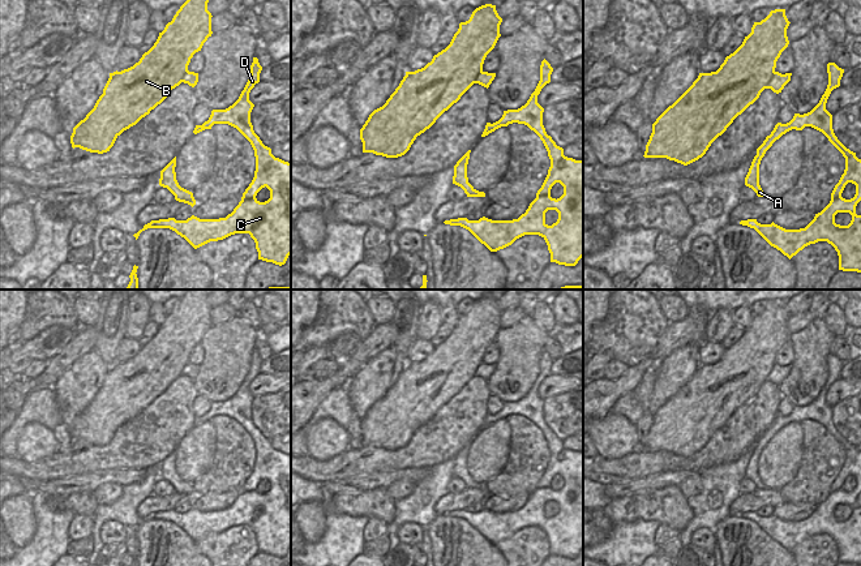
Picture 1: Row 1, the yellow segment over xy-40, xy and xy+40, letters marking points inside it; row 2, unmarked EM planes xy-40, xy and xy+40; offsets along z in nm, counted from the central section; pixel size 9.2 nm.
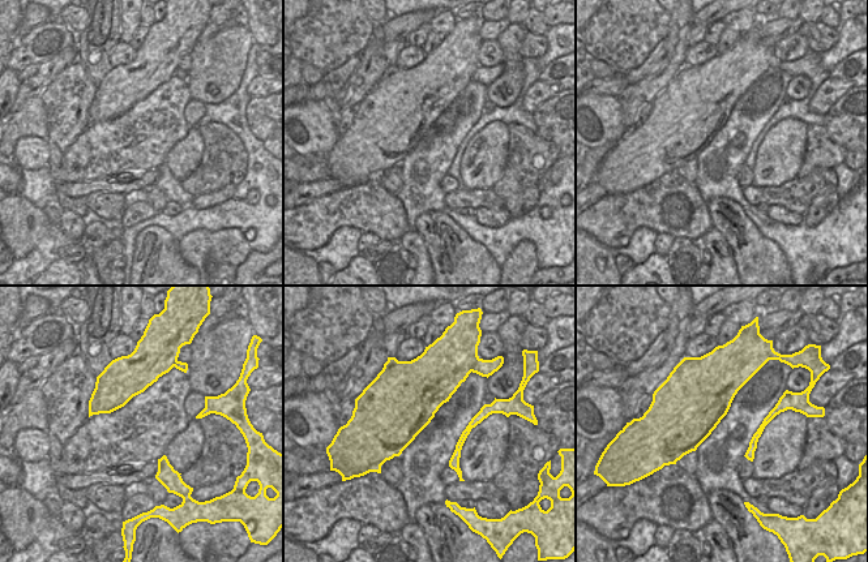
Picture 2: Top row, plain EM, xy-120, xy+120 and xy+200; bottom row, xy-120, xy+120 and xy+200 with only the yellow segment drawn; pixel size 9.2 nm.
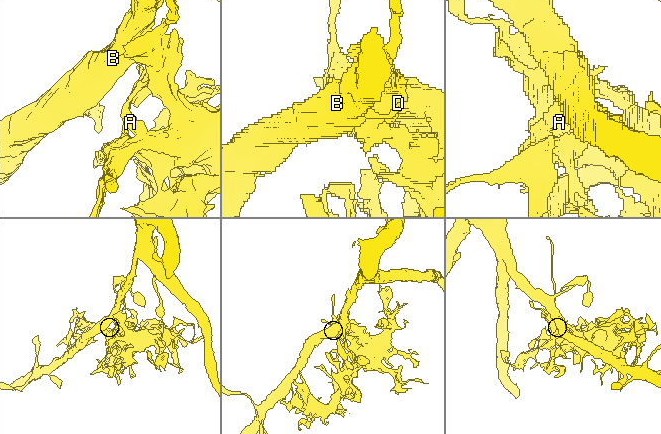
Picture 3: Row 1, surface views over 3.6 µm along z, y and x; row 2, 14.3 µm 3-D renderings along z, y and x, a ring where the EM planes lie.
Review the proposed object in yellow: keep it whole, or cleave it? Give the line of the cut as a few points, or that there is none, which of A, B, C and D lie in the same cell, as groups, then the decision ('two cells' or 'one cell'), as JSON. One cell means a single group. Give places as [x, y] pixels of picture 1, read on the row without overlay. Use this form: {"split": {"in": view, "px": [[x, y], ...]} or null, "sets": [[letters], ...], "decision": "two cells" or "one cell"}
{"split": {"in": "xy+40", "px": [[776, 364], [767, 380]]}, "sets": [["A", "C", "D"], ["B"]], "decision": "two cells"}

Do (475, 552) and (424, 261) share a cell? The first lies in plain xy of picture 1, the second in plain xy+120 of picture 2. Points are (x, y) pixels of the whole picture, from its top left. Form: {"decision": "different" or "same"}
{"decision": "different"}

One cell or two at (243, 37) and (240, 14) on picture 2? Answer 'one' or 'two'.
two

